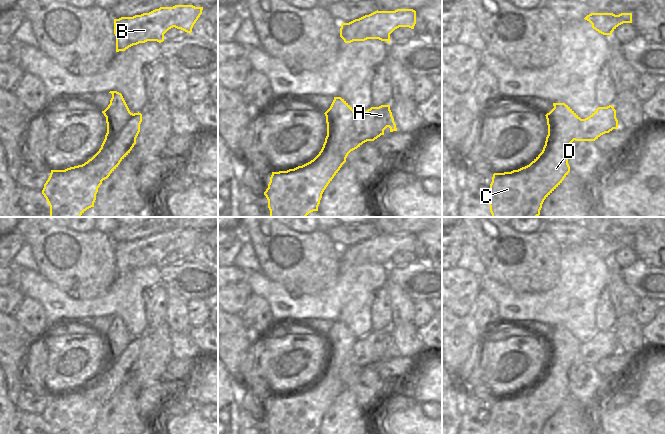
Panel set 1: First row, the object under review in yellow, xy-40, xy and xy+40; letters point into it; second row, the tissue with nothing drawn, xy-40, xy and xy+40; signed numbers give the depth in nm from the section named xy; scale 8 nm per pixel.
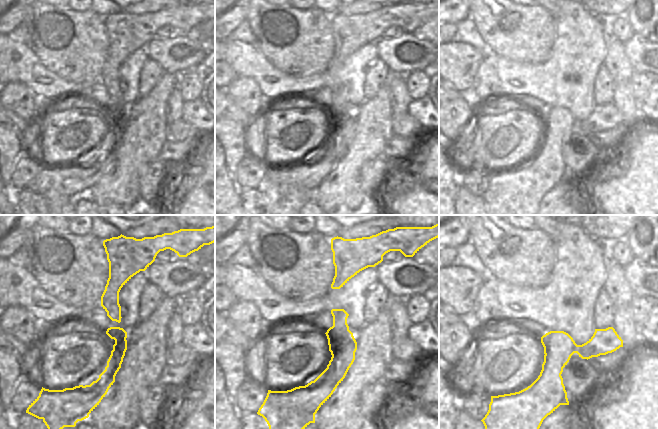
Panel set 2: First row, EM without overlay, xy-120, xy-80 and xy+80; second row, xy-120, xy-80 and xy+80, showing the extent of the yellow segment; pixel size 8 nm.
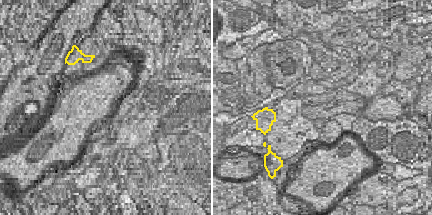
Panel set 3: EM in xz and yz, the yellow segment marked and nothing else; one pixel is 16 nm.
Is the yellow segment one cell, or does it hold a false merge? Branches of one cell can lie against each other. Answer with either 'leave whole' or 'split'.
split

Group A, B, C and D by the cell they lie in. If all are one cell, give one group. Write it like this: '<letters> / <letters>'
A / B C D

